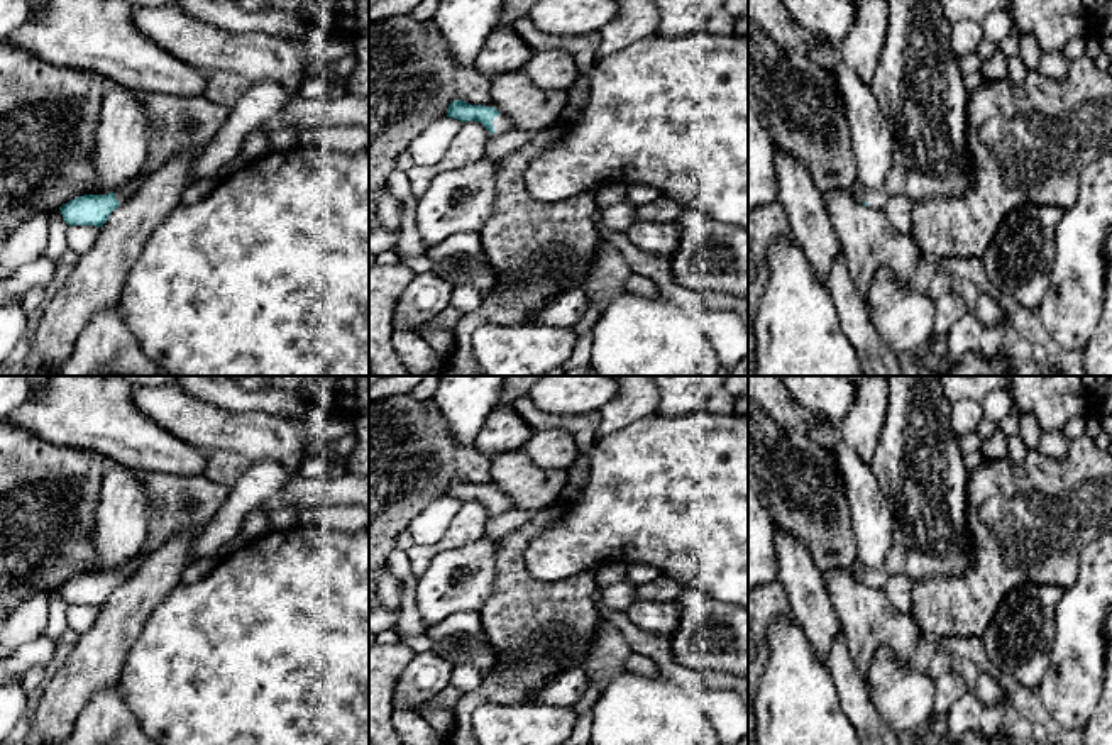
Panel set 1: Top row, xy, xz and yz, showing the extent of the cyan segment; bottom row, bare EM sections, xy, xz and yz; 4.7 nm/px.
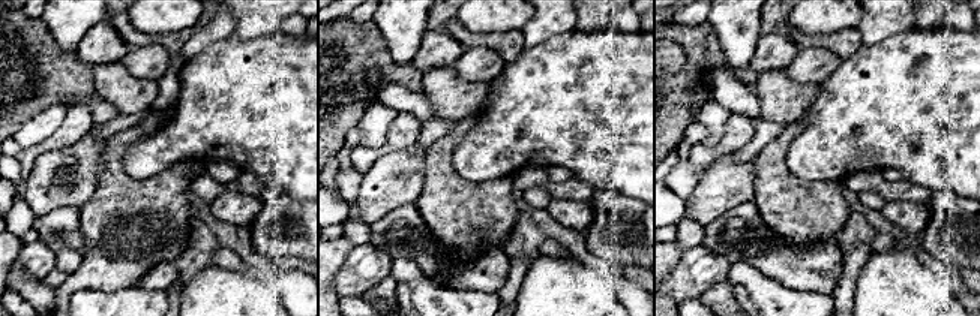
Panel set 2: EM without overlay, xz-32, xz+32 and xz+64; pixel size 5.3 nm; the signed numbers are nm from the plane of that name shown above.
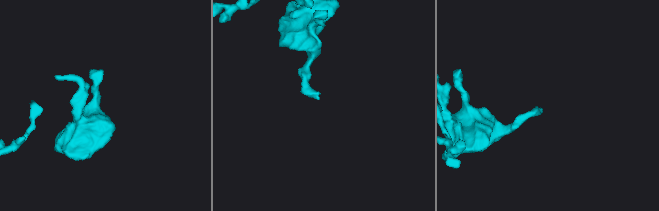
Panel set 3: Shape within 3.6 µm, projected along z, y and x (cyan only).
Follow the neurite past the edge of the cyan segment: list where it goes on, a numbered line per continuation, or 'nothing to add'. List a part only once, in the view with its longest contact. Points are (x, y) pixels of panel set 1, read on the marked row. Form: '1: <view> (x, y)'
1: xz (501, 124)

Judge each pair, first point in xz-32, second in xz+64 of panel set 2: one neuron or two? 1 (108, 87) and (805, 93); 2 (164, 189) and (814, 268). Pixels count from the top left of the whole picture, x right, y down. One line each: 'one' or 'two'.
1: one
2: two

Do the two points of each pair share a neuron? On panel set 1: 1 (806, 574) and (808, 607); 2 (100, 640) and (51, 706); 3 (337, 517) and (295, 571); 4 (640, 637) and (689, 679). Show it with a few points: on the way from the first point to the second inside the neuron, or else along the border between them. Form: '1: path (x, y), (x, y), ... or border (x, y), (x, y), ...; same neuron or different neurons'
1: path (806, 583), (808, 598); same neuron
2: path (97, 657), (68, 689); same neuron
3: border (322, 524), (351, 534); different neurons
4: path (652, 647), (677, 673); same neuron

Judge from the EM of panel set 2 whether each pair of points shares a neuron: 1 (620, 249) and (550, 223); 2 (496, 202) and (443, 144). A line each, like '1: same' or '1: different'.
1: different
2: same

